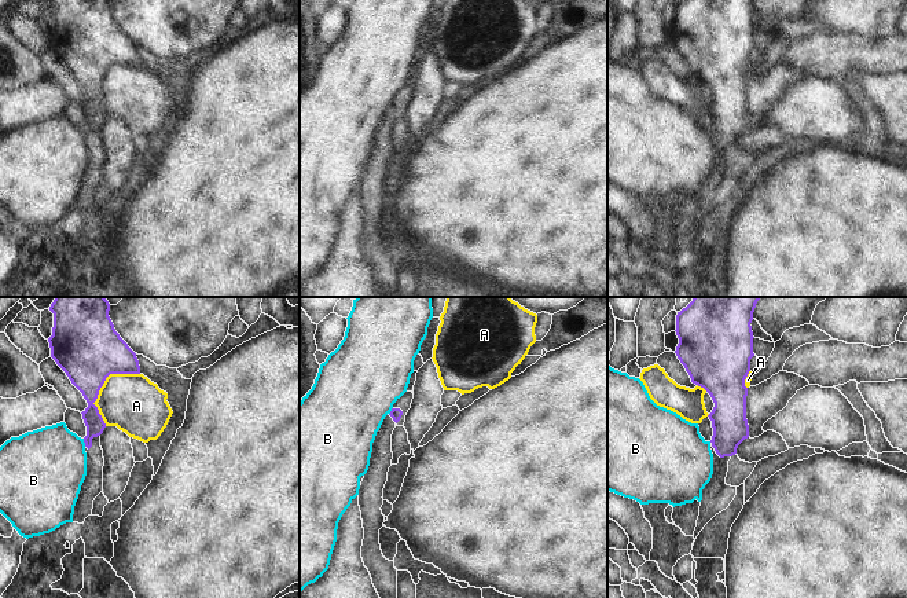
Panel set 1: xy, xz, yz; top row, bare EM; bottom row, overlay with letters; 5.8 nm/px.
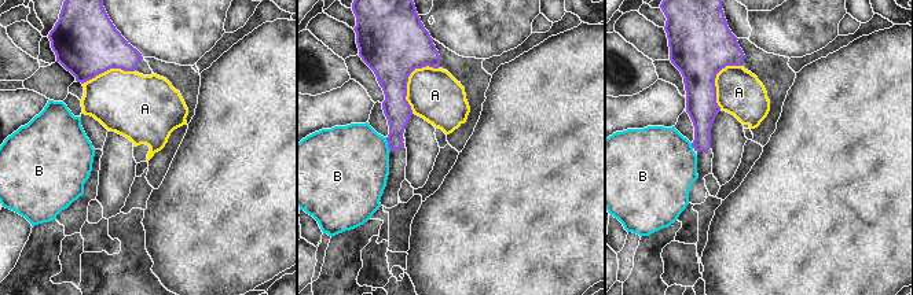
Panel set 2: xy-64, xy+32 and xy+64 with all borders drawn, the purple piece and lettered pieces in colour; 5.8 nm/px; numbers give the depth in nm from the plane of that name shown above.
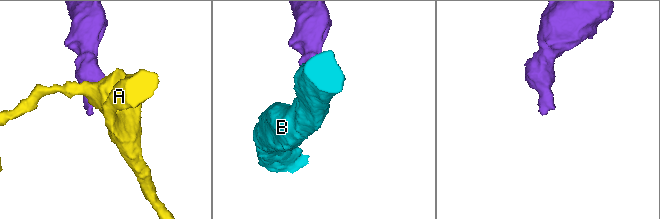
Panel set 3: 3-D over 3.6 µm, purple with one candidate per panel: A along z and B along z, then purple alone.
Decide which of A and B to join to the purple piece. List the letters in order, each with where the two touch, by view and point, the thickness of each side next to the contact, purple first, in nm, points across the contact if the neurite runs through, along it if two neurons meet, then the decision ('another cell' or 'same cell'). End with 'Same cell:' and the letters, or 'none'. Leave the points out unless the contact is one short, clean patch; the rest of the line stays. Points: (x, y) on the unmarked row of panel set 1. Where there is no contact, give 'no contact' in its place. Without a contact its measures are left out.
A: contact xy (102, 77); calibres 380 and 340 nm; another cell
B: contact xy (84, 134); calibres 110 and 440 nm; border xy (83, 131), (85, 138); another cell
Same cell: none

